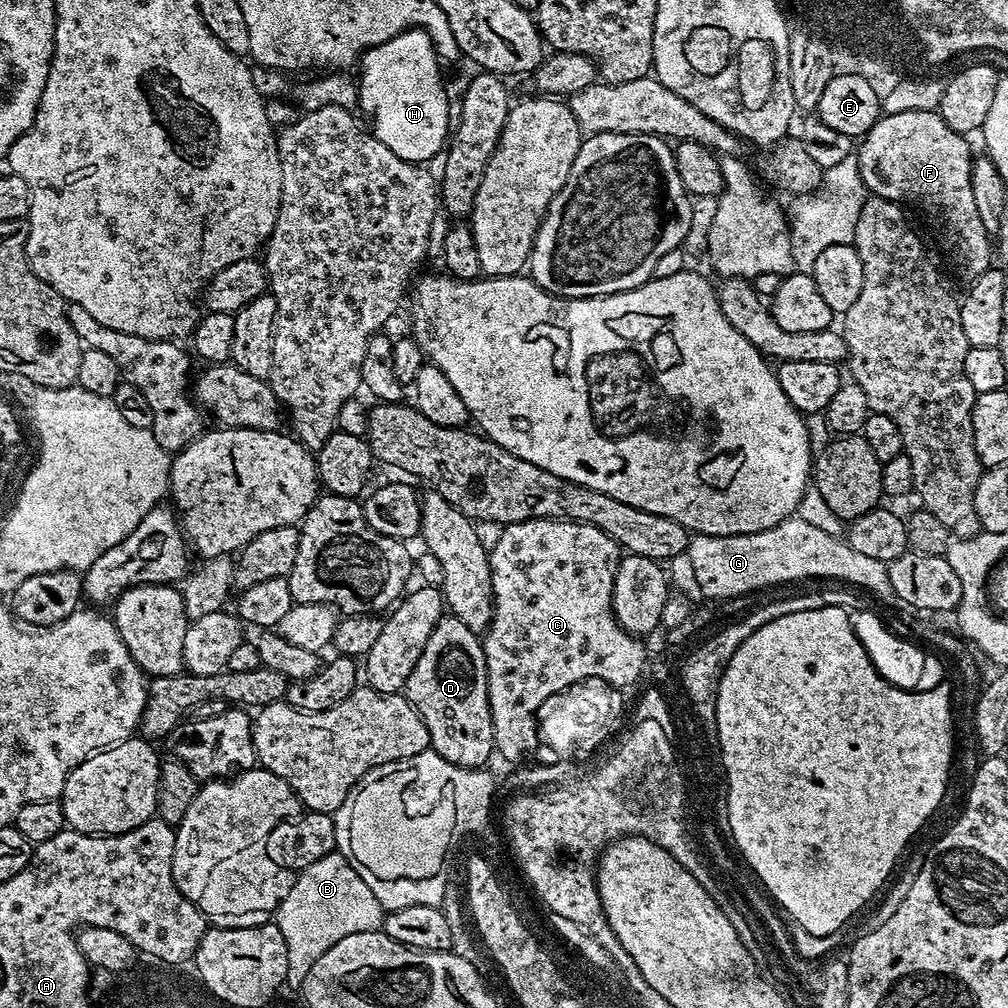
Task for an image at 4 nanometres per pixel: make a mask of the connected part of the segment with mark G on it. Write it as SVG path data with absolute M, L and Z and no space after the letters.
M791 516L779 523L778 526L770 527L768 530L756 531L754 534L750 535L710 535L707 532L701 532L701 534L696 535L696 533L688 541L687 554L690 556L691 565L693 565L693 571L695 571L695 577L697 577L697 583L700 587L701 594L705 599L709 598L734 598L760 588L766 588L768 586L776 586L784 582L792 582L794 580L802 580L804 578L826 578L828 582L836 582L832 580L842 580L844 584L859 588L866 588L871 590L872 593L889 599L892 596L892 587L890 586L890 578L888 572L888 564L880 559L867 557L866 554L861 554L858 550L854 550L850 547L845 539L841 537L836 537L834 535L828 535L826 532L820 530L818 526L813 526L809 522L804 522L804 520L798 518L797 516Z

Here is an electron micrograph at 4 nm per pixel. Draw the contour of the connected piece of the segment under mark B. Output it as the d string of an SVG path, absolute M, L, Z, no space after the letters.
M343 851L326 854L318 858L318 862L301 868L274 913L274 923L282 930L286 942L287 987L303 989L310 966L314 966L334 942L342 942L342 938L350 938L350 934L377 931L383 925L385 915L374 890L362 882L355 864Z

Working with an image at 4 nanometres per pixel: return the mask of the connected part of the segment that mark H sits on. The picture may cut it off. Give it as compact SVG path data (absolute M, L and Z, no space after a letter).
M408 28L402 34L390 38L369 48L358 61L359 103L358 108L368 115L372 135L394 150L398 158L411 164L424 164L441 155L445 151L446 141L450 136L450 120L448 124L448 92L444 89L444 80L440 77L442 61L436 55L430 34L423 28Z

